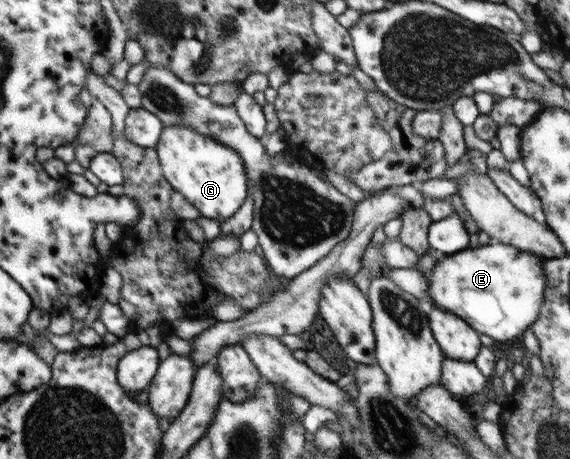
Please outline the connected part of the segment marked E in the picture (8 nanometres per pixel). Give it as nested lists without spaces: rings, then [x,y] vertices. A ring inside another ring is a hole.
[[[488,243],[487,245],[478,245],[476,248],[468,248],[460,252],[454,253],[453,255],[447,255],[441,261],[438,261],[433,269],[431,270],[430,276],[427,276],[428,283],[428,294],[431,298],[431,302],[434,307],[441,308],[442,310],[447,310],[450,314],[455,314],[460,318],[464,319],[474,330],[486,336],[493,338],[497,344],[502,344],[504,340],[512,340],[516,338],[518,334],[522,334],[529,326],[538,318],[540,314],[540,307],[542,306],[542,301],[544,300],[547,288],[548,279],[546,279],[546,273],[543,271],[543,262],[546,258],[539,256],[539,254],[530,254],[529,252],[522,252],[518,250],[515,246],[510,246],[502,243]]]

